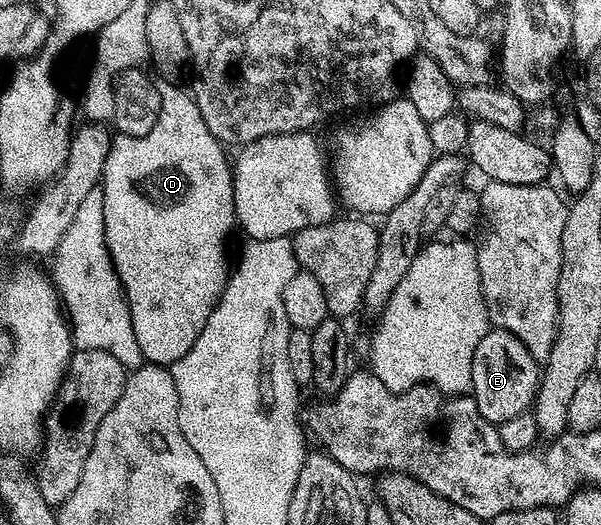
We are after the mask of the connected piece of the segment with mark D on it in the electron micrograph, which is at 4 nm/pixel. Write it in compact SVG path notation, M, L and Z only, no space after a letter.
M181 91L177 99L172 99L168 93L159 97L159 117L155 117L155 126L151 133L143 133L143 137L131 137L120 133L114 134L107 153L105 168L101 174L100 188L103 193L103 223L105 225L105 240L109 255L113 259L113 267L121 282L121 290L125 292L125 299L129 303L131 325L135 329L135 341L139 341L139 349L143 349L145 363L149 365L172 365L179 361L195 345L199 333L203 333L203 325L211 317L221 301L221 294L225 292L225 285L229 282L231 263L225 260L225 242L229 234L235 231L235 216L233 213L233 173L230 156L225 156L226 148L213 136L211 129L207 129L207 121L203 121L203 113L199 113L199 105L192 94Z

